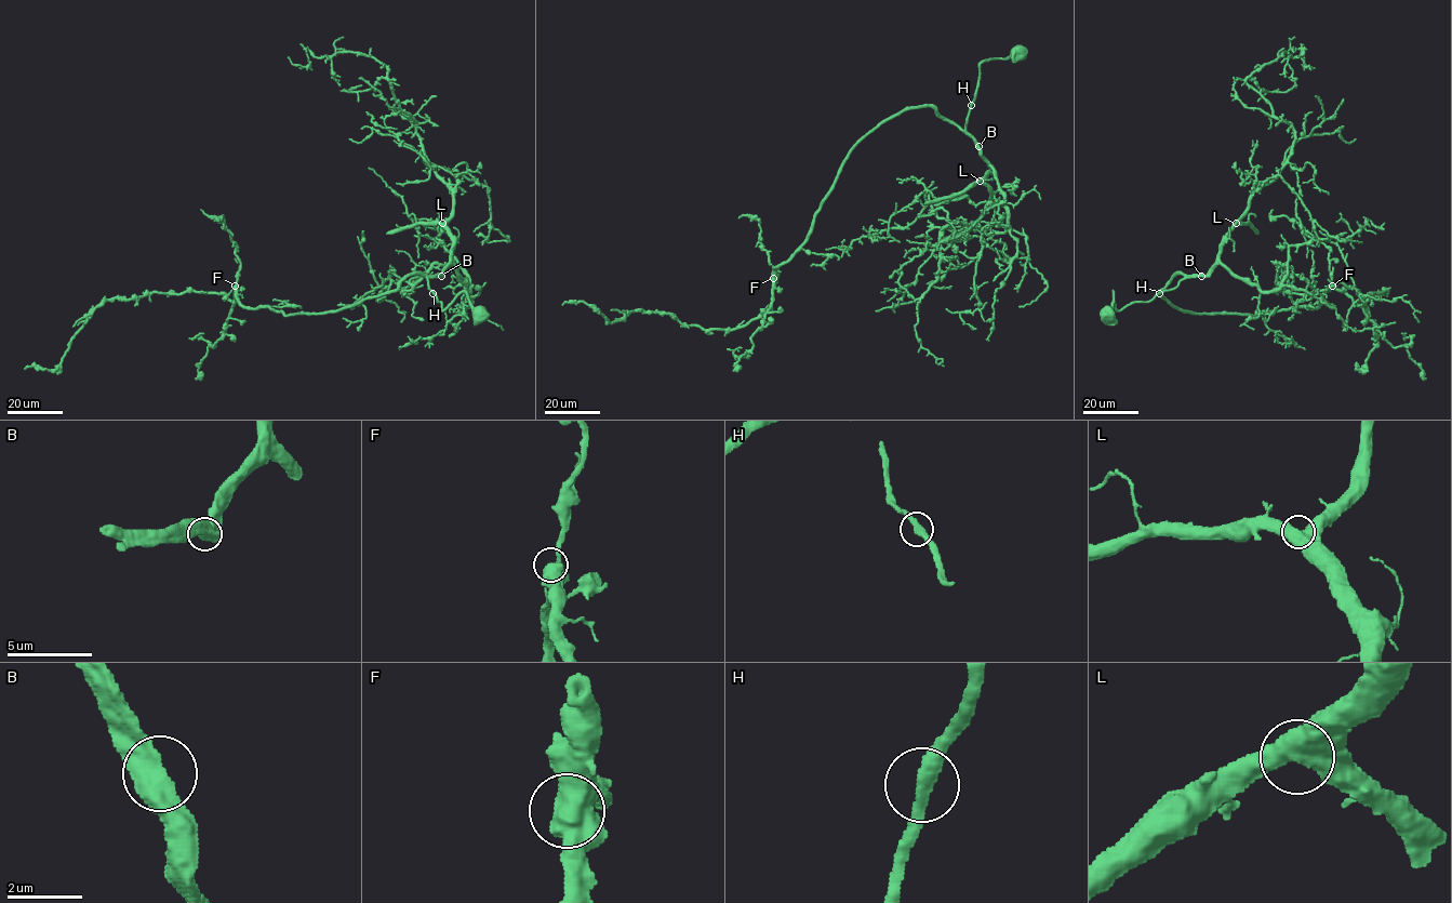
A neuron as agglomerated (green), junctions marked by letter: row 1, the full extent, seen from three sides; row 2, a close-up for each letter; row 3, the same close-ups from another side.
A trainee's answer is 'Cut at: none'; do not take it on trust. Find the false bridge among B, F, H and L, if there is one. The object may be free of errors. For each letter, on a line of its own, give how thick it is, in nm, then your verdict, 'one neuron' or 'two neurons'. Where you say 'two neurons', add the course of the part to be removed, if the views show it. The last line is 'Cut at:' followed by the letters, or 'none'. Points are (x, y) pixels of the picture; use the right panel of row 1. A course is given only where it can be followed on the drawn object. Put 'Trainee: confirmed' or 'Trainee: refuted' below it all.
B: calibre 650 nm; one neuron
F: calibre 700 nm; one neuron
H: calibre 340 nm; one neuron
L: calibre 650 nm; one neuron
Cut at: none
Trainee: confirmed

